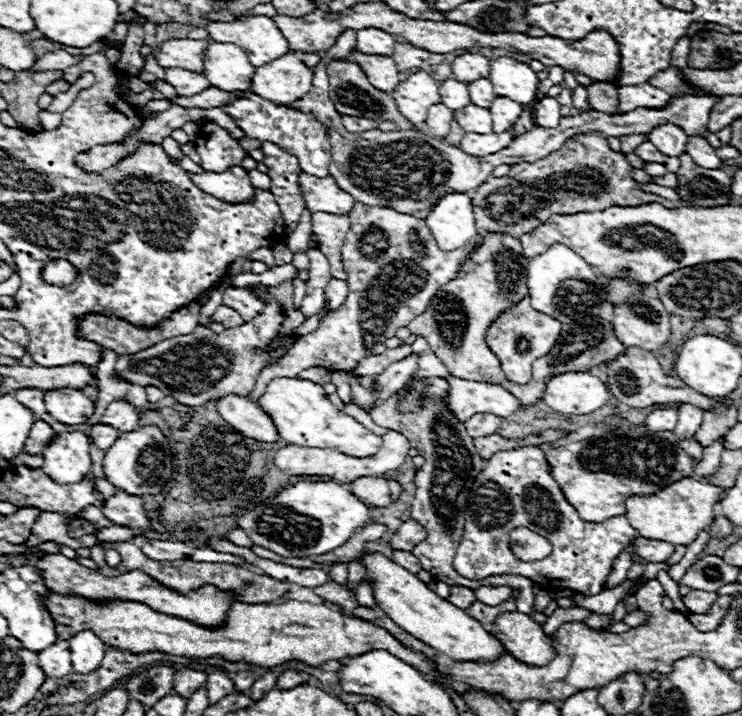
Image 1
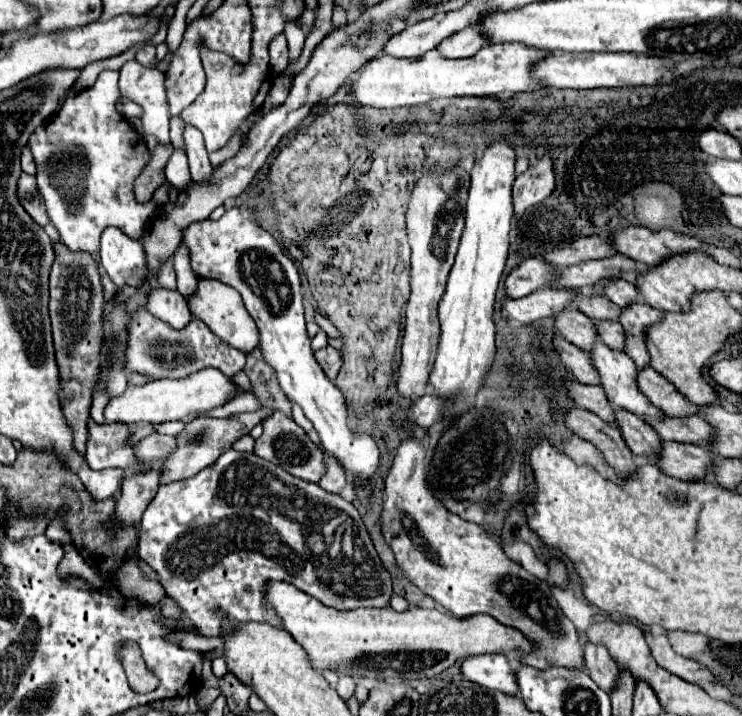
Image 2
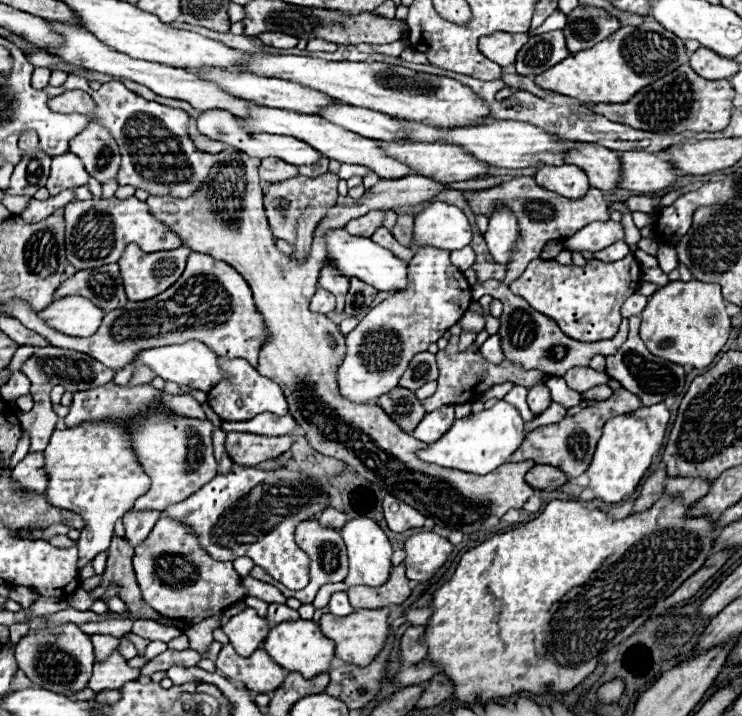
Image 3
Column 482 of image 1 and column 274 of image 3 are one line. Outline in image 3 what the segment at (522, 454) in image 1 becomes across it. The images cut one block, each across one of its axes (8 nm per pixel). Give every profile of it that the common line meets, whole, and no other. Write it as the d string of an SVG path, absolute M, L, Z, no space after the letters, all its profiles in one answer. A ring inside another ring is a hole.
M232 464L228 474L216 476L212 482L202 486L196 494L186 498L180 504L168 506L162 516L176 518L176 522L184 522L196 536L200 546L220 562L234 562L238 556L248 556L256 566L262 566L272 578L282 582L290 590L302 590L308 584L308 566L310 558L294 544L296 526L308 518L318 518L328 508L328 488L318 484L318 480L304 476L298 470L278 468L264 470L260 466L238 466Z

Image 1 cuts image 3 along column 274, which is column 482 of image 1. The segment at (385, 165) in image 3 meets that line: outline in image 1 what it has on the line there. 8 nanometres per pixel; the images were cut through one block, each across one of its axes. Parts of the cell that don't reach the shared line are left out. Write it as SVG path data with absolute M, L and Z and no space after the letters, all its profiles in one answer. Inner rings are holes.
M468 104L462 110L456 110L454 114L456 122L464 132L474 132L474 134L488 134L492 132L492 114L488 108L480 108L476 104Z

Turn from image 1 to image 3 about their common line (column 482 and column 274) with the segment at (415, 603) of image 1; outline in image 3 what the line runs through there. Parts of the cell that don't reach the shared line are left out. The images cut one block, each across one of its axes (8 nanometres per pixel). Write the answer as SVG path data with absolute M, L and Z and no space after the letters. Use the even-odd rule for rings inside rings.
M296 620L296 622L282 622L270 630L268 638L264 640L264 650L272 656L274 662L280 662L286 670L300 670L304 678L314 678L316 674L330 670L334 658L334 642L326 638L318 624L312 620Z

